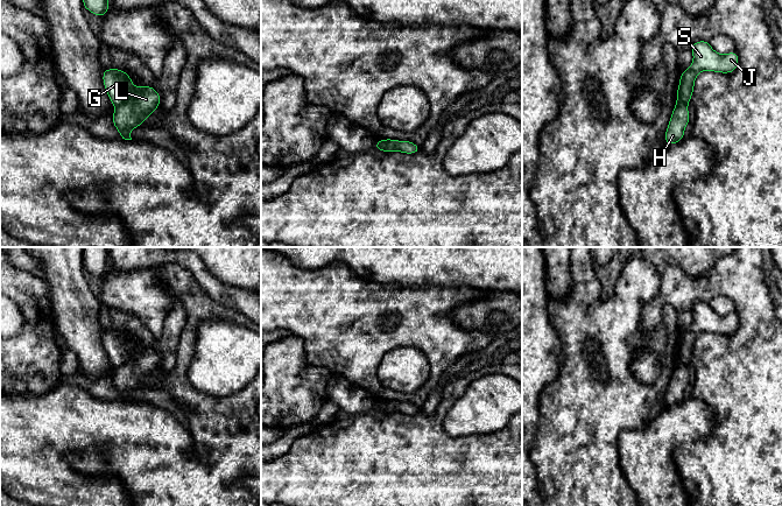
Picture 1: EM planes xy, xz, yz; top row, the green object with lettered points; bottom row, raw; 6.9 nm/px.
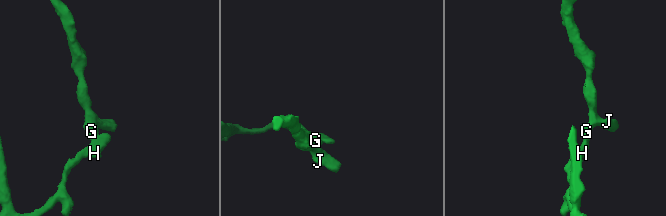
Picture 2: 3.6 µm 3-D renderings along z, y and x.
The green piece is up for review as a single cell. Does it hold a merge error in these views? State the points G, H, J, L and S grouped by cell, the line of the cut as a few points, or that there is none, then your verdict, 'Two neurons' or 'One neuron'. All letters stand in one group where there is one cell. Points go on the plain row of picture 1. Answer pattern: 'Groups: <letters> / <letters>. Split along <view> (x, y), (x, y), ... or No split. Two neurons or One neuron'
Groups: G J S / H L. Split along xy (134, 350), (117, 367). Two neurons

